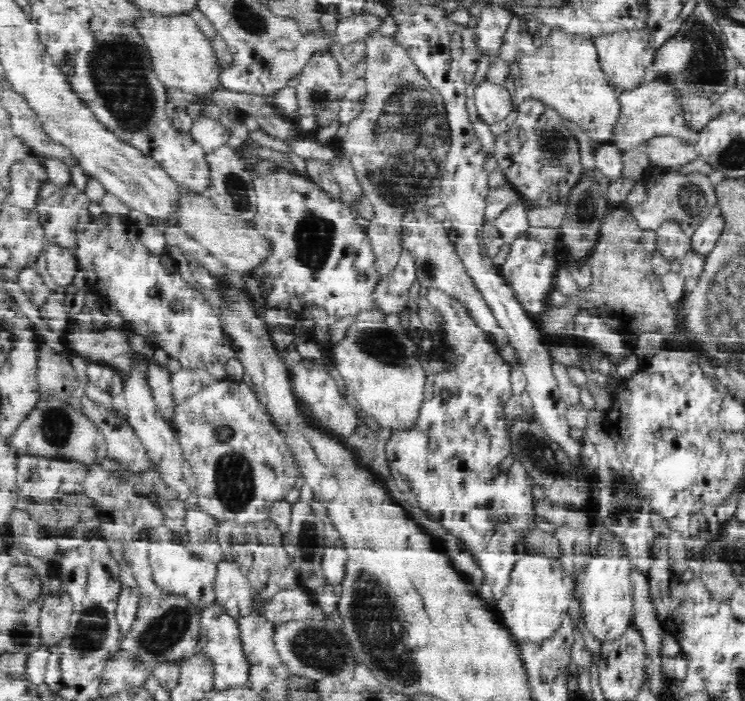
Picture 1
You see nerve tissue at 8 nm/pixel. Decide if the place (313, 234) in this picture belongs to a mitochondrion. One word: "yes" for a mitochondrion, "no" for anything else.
yes

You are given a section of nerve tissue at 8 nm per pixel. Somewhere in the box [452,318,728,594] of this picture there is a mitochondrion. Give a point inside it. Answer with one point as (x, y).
(543, 457)

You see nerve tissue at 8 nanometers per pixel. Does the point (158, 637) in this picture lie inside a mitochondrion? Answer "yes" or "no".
yes

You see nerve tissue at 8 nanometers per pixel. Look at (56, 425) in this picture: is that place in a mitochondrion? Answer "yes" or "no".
yes

